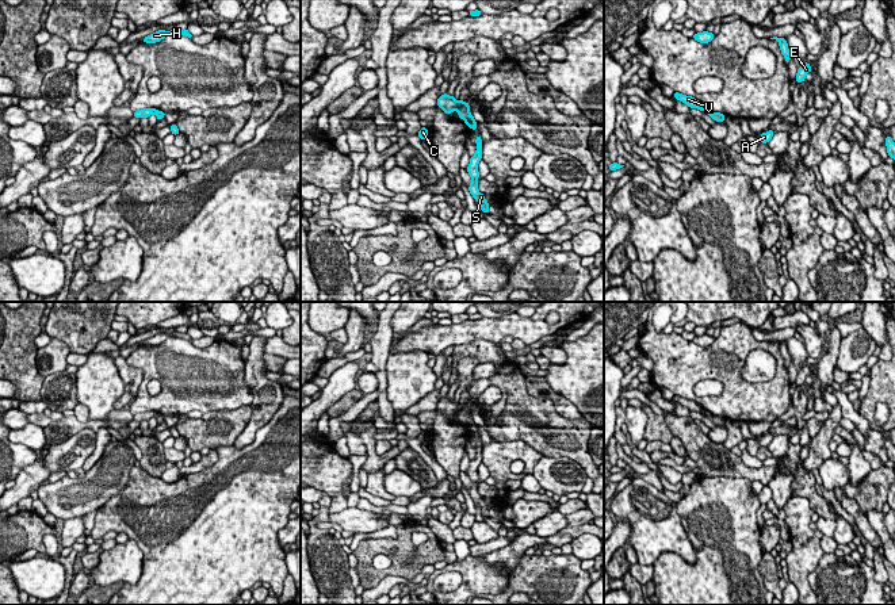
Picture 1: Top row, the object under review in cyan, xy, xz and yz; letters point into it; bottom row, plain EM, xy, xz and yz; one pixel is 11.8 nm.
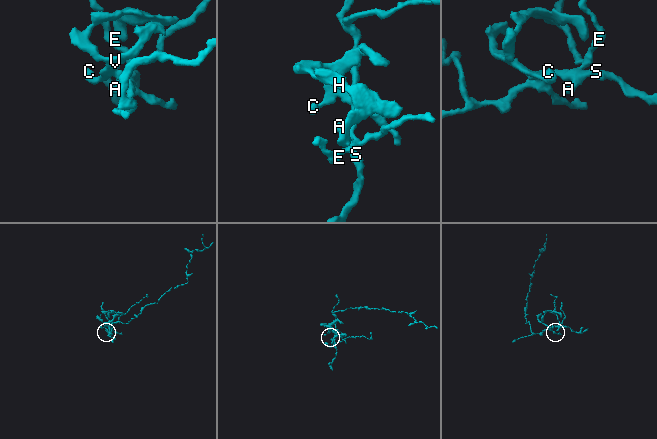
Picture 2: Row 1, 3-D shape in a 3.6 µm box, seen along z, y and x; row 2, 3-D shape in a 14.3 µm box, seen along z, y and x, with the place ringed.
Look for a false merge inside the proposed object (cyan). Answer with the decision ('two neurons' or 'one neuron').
two neurons

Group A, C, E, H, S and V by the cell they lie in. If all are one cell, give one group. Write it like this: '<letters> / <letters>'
A E S / C H V

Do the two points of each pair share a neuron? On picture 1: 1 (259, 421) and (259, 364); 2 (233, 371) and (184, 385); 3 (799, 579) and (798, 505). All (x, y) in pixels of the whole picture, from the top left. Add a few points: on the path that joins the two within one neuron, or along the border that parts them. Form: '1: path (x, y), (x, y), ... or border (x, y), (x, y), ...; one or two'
1: path (262, 408), (259, 378); one
2: path (221, 371), (210, 379), (197, 379); one
3: path (799, 561), (799, 524); one

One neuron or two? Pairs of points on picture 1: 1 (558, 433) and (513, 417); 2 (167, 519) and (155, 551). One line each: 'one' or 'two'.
1: one
2: one

